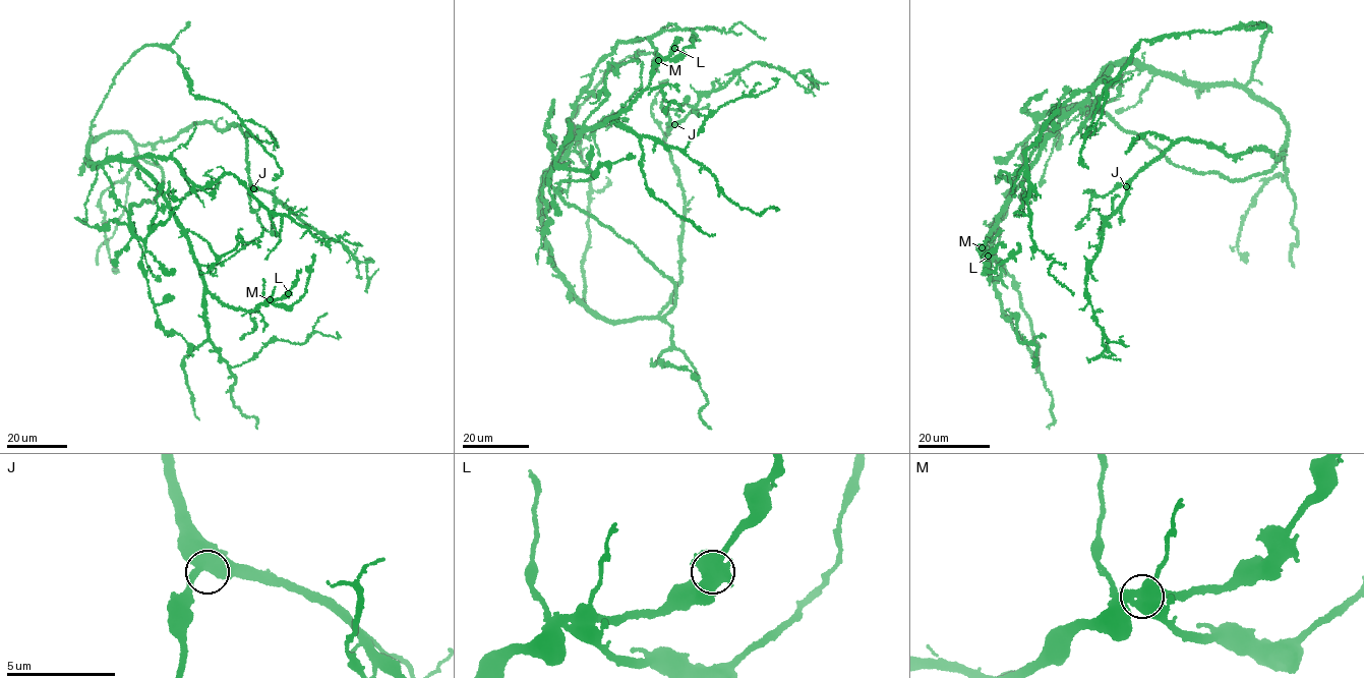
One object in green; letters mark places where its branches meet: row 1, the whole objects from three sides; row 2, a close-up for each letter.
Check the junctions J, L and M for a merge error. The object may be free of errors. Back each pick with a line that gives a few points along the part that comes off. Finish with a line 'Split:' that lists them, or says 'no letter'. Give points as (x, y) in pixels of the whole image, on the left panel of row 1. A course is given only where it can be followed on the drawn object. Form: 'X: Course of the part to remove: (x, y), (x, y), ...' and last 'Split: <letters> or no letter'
M: Course of the part to remove: (270, 299), (286, 306), (300, 299), (305, 293), (313, 255)
Split: M

